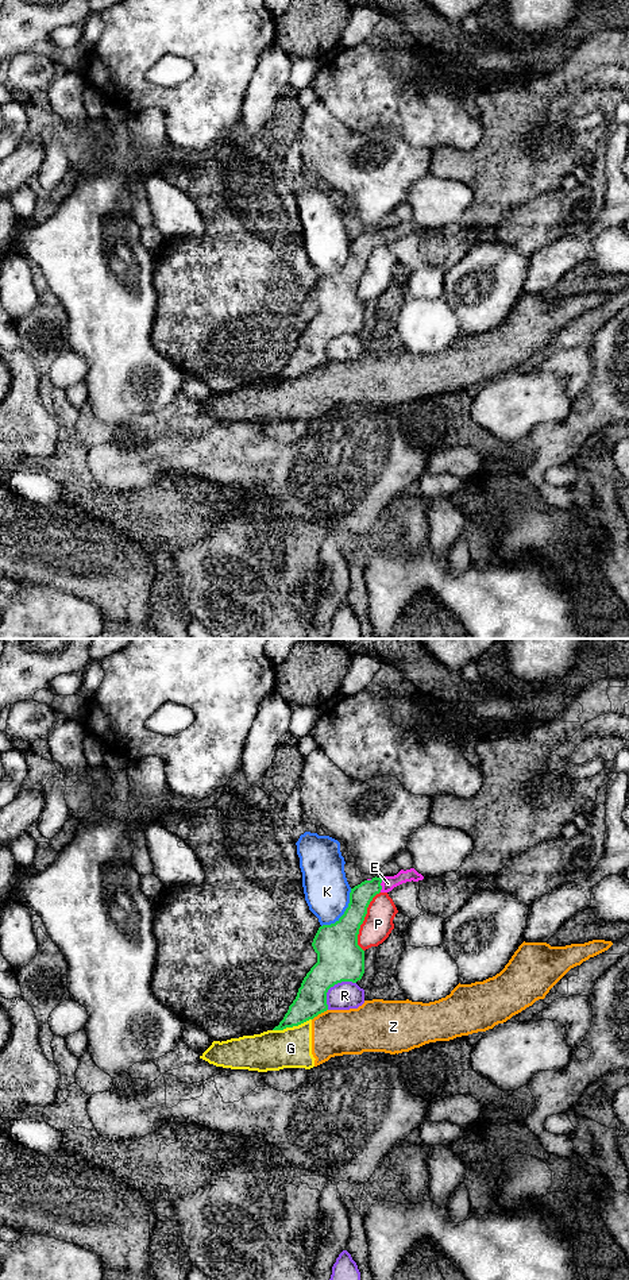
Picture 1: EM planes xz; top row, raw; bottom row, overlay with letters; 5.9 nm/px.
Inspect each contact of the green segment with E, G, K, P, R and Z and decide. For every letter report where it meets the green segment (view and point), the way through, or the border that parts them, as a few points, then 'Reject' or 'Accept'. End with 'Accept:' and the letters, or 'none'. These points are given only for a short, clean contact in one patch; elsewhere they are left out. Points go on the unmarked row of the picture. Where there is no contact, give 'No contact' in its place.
E: Touches green at xz (379, 236). Path across: xz (361, 247), (370, 239), (379, 236), (388, 235). Accept
G: Touches green at xz (292, 378). Reject
K: Touches green at xz (344, 263). Reject
P: Touches green at xz (363, 272). Reject
R: Touches green at xz (332, 338). Reject
Z: Touches green at xz (319, 365). Boundary: xz (327, 361), (312, 371). Reject
Accept: E

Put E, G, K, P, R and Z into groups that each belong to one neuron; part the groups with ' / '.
E / G Z / K / P / R

